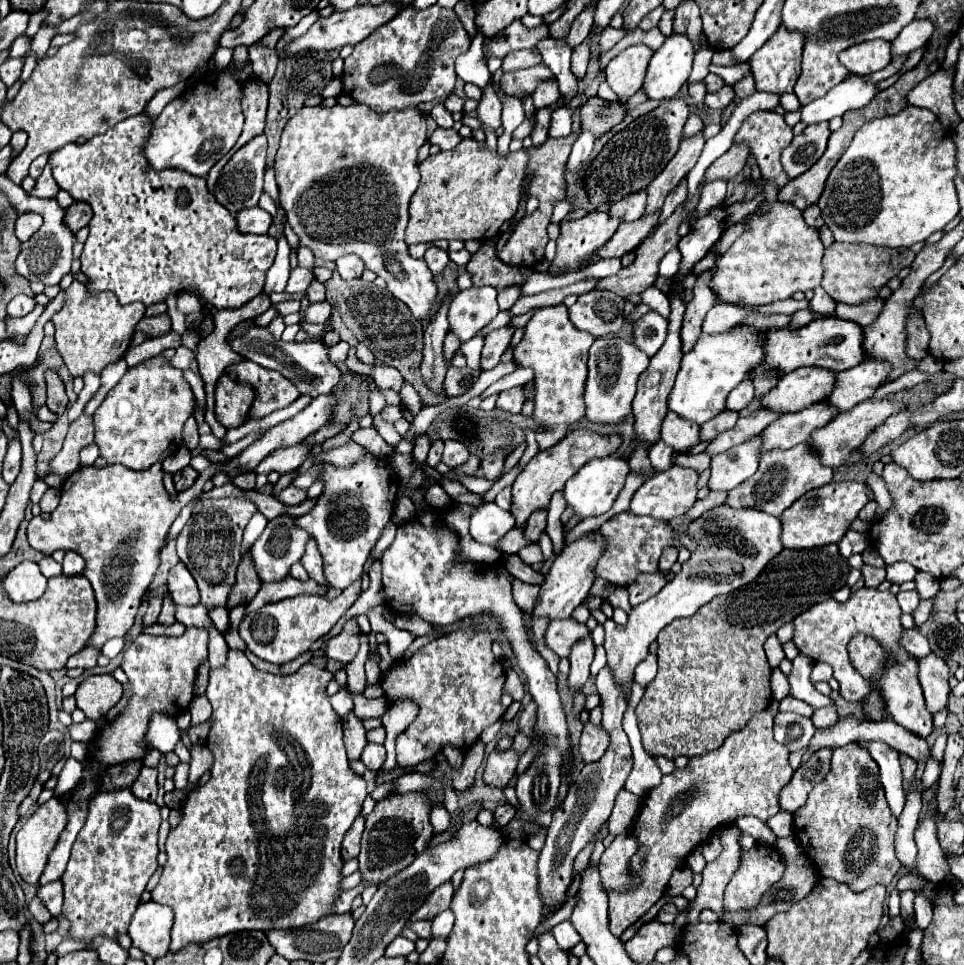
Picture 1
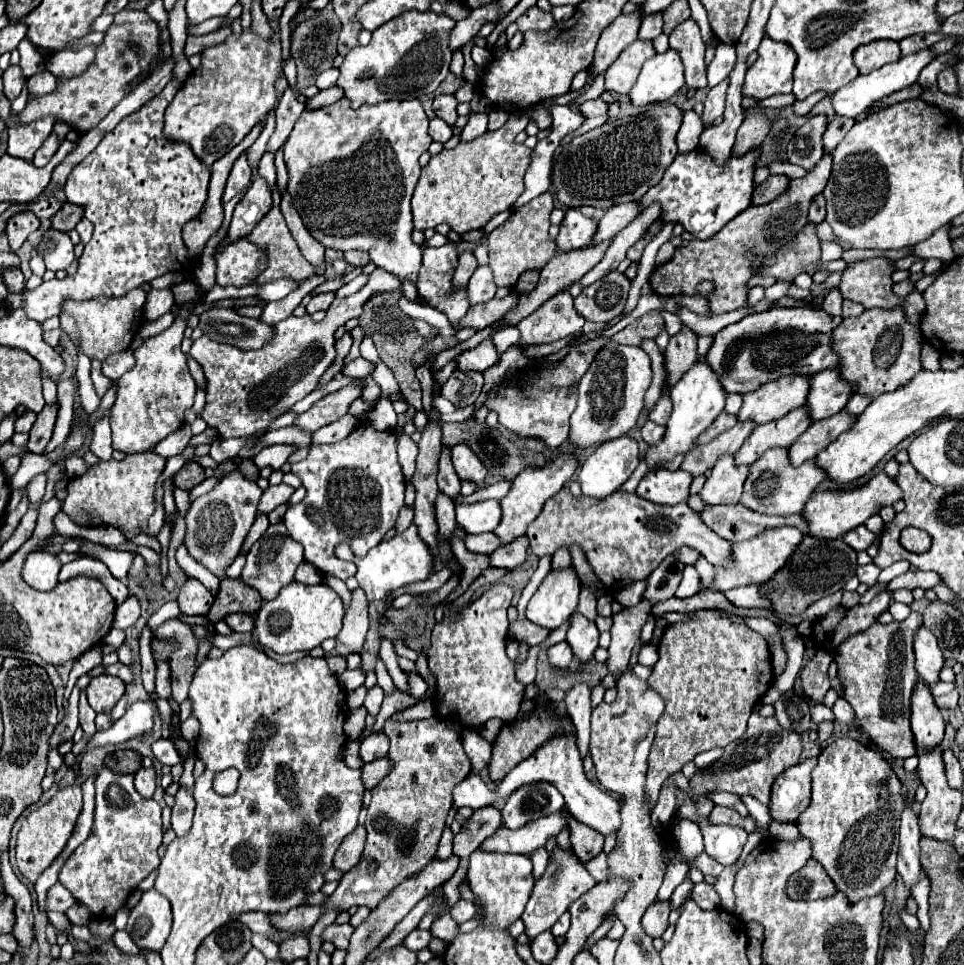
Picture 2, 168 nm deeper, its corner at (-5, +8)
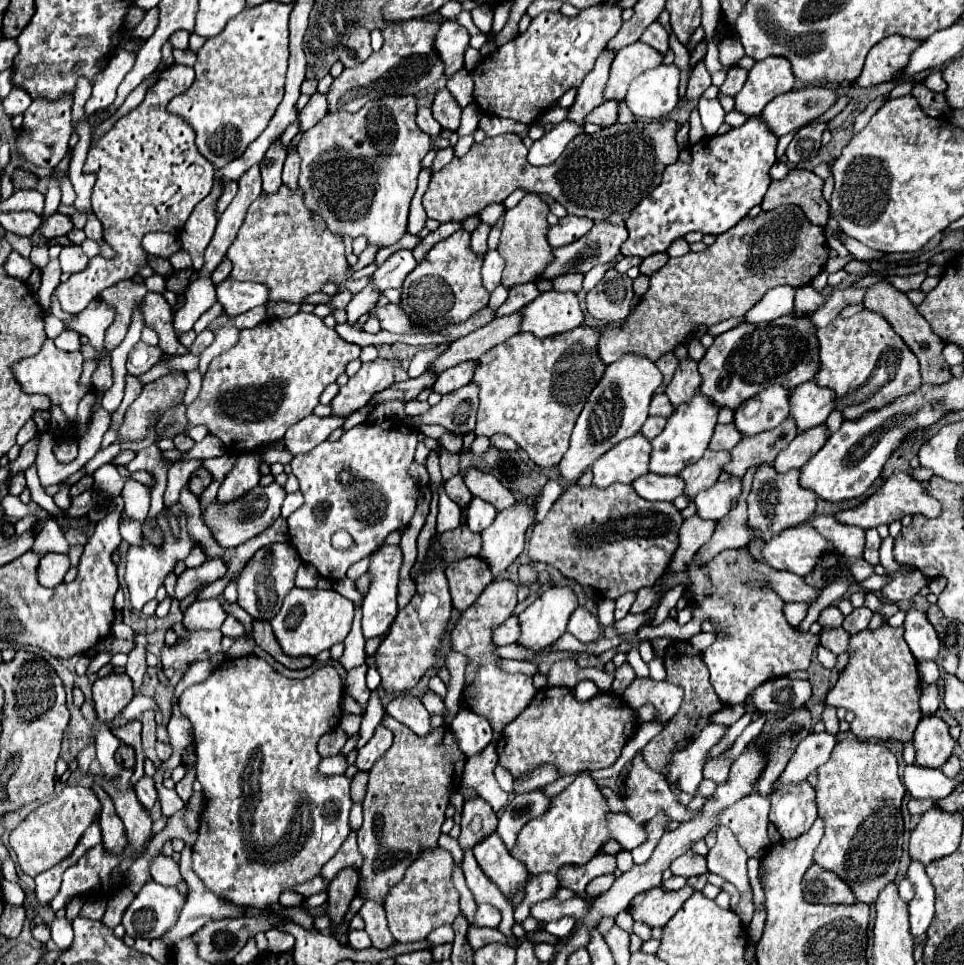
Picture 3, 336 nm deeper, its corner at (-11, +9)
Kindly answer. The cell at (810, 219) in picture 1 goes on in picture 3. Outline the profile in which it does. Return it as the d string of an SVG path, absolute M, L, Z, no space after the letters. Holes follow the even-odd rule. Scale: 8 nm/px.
M793 169L785 179L771 181L761 207L771 211L781 205L799 205L813 225L825 227L829 221L829 203L823 199L823 179L807 169Z

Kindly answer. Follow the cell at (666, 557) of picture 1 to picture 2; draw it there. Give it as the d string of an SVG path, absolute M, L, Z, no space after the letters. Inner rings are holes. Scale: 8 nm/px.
M683 546L681 550L677 550L677 558L681 558L683 564L691 564L691 566L695 566L695 562L701 558L701 554L699 554L697 550L689 548L689 546Z

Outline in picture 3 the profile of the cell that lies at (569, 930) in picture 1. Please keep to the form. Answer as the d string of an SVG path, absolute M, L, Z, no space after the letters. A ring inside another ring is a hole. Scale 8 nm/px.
M563 917L563 919L559 919L559 921L547 923L545 931L549 931L551 935L557 935L557 937L567 937L567 935L571 933L573 925L575 925L575 921L571 921L571 917Z

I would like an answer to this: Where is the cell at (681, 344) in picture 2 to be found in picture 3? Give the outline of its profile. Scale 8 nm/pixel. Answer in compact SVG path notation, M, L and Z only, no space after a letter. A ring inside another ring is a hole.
M685 357L679 361L679 367L667 385L667 397L671 399L673 407L679 407L681 403L687 403L695 391L701 385L701 375L697 371L697 361L691 357Z

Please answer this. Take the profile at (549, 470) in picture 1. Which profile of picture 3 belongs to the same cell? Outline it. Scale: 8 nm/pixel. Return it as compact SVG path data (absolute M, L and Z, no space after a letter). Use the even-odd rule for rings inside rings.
M535 497L517 499L511 509L503 509L497 513L493 525L481 533L483 551L481 559L485 559L497 577L505 571L523 551L525 533L529 525L535 523Z

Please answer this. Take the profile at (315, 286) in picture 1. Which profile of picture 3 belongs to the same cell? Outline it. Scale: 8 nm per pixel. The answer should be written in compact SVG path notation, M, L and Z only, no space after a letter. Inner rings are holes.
M293 149L289 151L283 165L283 185L287 185L289 189L299 189L297 177L299 177L299 157L297 157L297 151Z

